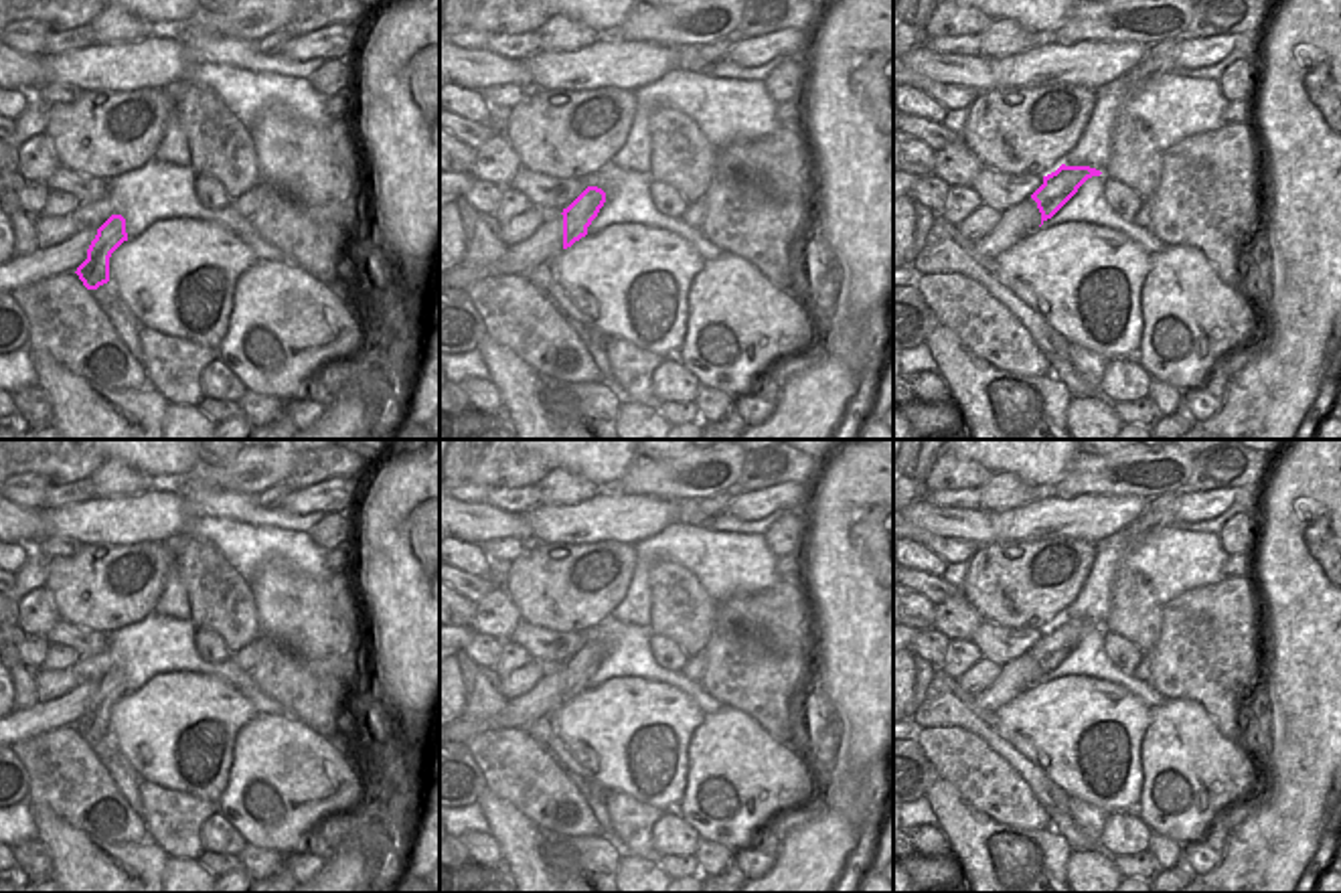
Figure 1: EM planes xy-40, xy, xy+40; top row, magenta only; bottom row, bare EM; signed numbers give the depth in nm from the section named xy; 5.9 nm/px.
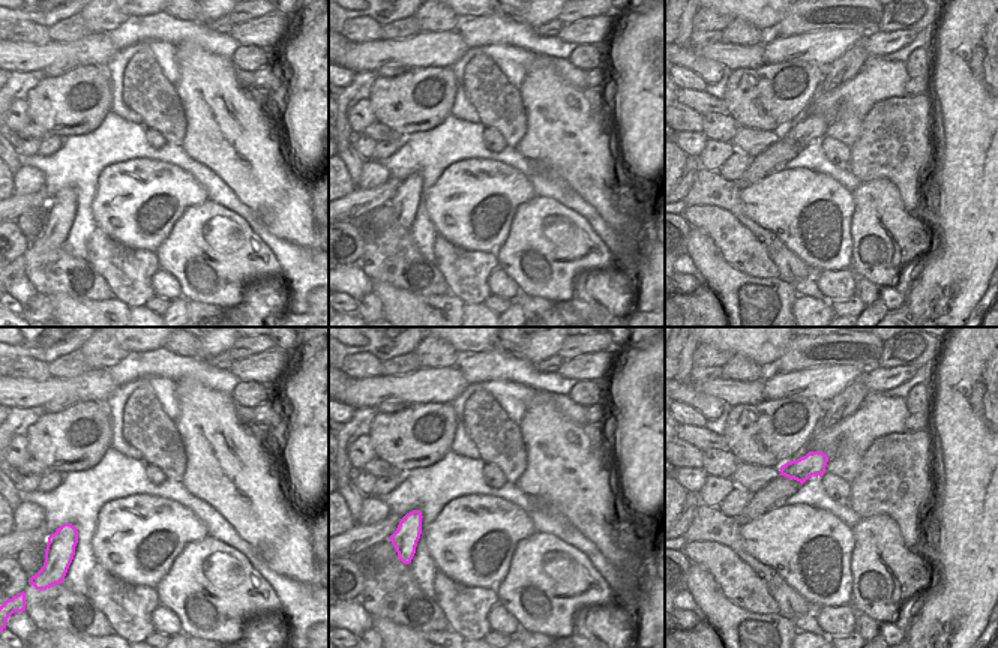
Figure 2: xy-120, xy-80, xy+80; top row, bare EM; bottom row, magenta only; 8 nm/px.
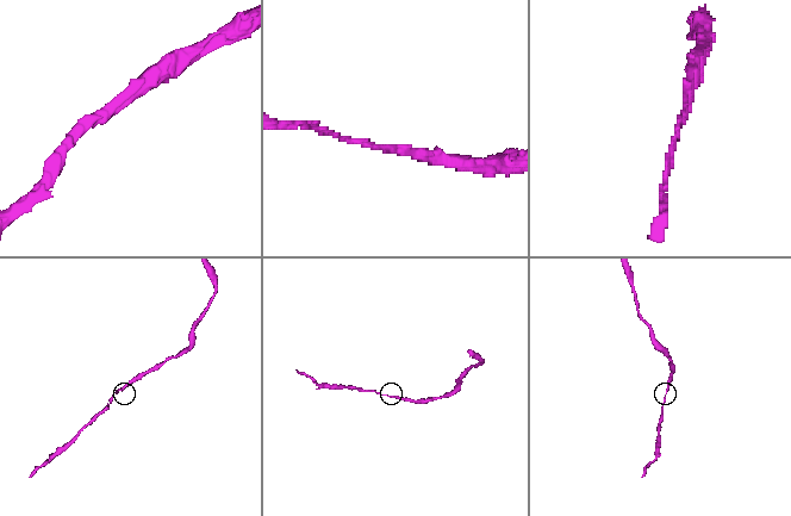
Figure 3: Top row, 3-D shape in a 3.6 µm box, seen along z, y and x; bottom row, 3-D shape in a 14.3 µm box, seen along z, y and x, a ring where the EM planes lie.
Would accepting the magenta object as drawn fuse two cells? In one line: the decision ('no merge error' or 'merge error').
no merge error

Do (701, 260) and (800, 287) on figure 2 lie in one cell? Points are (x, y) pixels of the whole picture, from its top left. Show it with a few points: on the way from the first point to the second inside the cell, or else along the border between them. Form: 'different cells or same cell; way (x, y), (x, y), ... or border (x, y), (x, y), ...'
different cells; border (791, 285), (797, 294)

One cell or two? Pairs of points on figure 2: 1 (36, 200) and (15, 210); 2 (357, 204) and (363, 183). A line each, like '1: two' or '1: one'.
1: one
2: two

